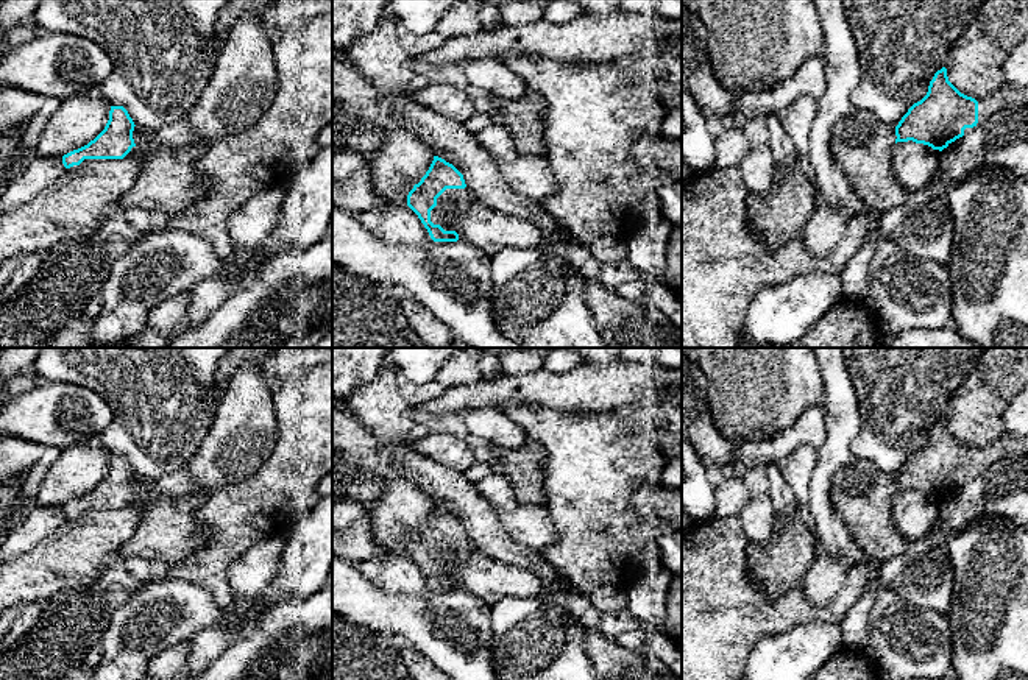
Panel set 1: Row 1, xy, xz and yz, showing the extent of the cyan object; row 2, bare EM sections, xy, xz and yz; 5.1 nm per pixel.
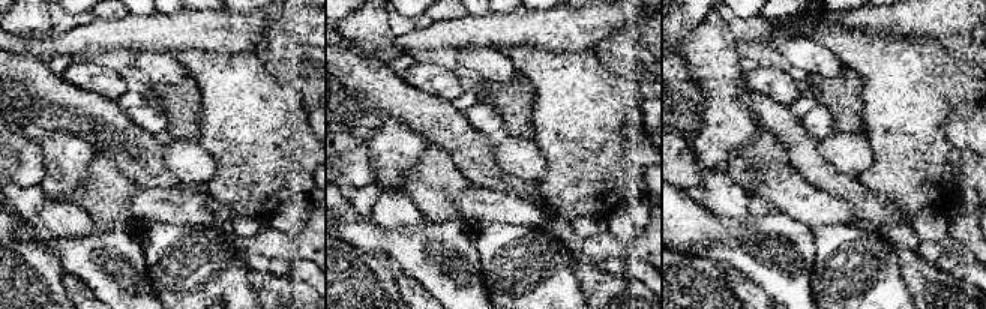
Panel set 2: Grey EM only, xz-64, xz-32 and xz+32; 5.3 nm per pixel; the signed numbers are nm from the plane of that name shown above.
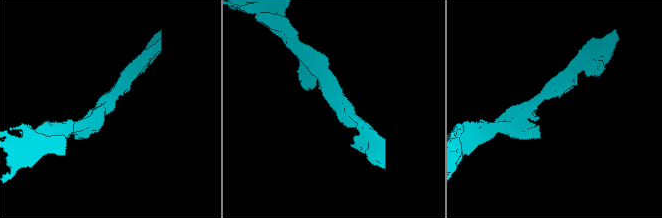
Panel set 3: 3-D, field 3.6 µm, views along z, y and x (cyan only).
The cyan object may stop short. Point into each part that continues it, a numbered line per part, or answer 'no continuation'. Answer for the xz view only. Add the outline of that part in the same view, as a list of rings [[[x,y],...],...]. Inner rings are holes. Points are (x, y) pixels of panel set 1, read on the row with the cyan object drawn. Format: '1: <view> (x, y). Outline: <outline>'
no continuation

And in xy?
no continuation

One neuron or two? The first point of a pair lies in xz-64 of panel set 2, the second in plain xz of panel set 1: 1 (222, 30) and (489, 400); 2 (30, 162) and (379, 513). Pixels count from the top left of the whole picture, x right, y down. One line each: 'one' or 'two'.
1: one
2: two

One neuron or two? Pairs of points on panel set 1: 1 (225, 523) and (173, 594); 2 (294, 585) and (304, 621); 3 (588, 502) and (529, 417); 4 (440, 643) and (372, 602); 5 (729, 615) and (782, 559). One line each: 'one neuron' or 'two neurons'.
1: two neurons
2: two neurons
3: one neuron
4: one neuron
5: two neurons

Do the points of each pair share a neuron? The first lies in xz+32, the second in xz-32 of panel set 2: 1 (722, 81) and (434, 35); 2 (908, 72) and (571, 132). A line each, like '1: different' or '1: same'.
1: different
2: same

